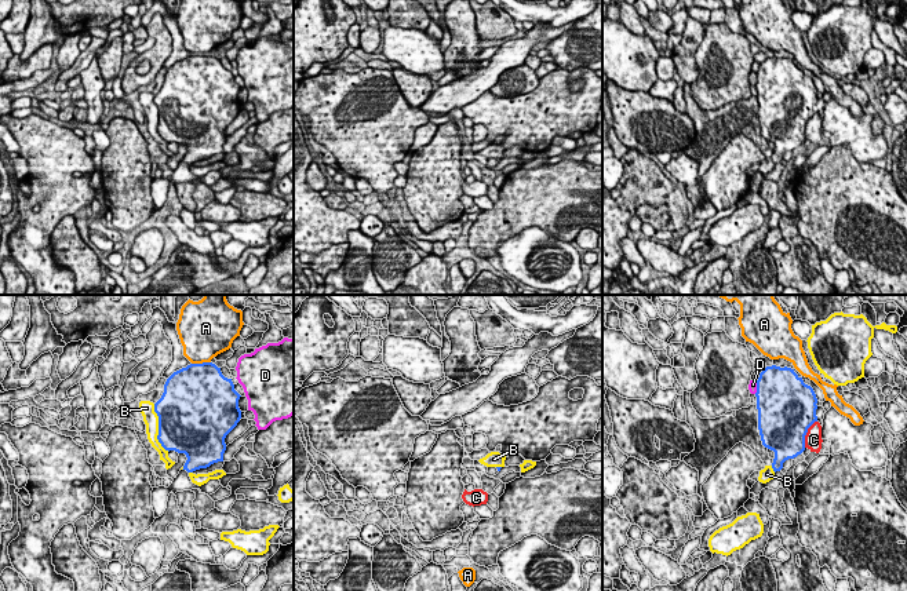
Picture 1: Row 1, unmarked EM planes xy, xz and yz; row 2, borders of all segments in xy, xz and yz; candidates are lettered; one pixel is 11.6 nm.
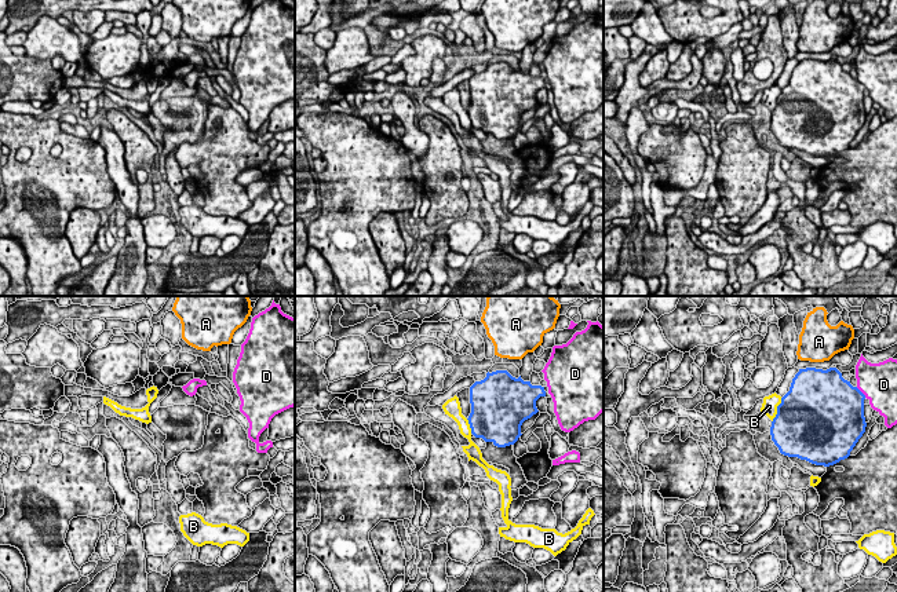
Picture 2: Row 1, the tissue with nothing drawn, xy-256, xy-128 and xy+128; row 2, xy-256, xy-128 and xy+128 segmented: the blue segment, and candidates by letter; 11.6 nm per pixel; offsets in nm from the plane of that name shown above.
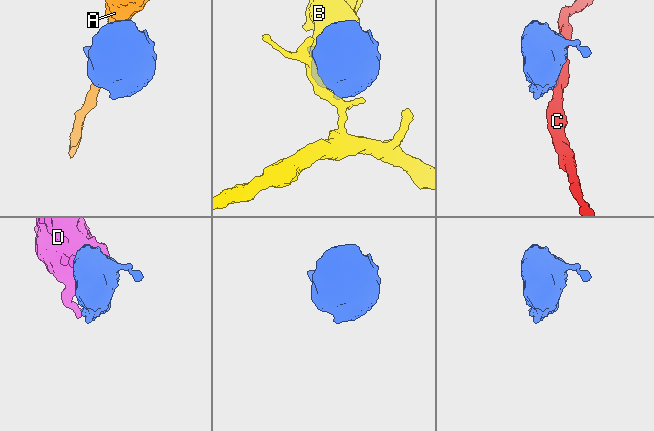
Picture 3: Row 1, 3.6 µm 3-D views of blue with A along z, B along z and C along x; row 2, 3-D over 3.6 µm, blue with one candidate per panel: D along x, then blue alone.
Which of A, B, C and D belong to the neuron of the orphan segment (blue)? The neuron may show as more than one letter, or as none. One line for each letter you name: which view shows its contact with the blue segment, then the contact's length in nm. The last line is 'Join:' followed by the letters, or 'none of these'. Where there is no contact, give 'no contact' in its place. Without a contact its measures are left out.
Join: none of these

